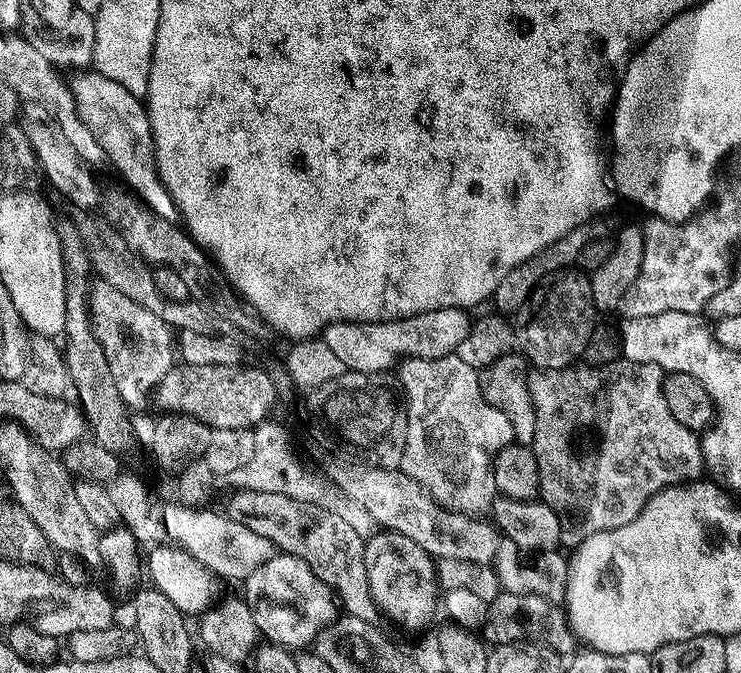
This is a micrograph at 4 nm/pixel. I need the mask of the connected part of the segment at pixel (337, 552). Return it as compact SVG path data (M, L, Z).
M237 491L226 514L256 534L266 537L281 553L304 559L314 574L332 587L345 613L363 622L377 623L380 615L370 598L366 579L365 537L356 532L345 515L288 498L282 494Z

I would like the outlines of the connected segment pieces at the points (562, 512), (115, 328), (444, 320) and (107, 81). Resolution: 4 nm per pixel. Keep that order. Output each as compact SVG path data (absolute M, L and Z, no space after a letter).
M623 358L609 364L595 366L580 362L567 368L541 368L529 371L528 389L530 390L530 398L534 402L534 418L536 419L536 429L530 447L538 462L538 478L540 479L538 496L543 503L548 504L559 514L560 543L565 549L575 548L590 534L598 534L602 530L626 526L626 522L634 522L634 518L638 516L642 506L646 504L653 493L660 492L661 489L674 484L701 479L705 467L700 449L700 436L693 429L682 426L682 422L676 421L674 414L670 414L670 409L666 407L666 398L662 398L662 382L665 375L664 369L656 364L634 362Z
M103 282L91 285L88 310L93 332L105 351L106 362L109 363L111 374L114 374L115 385L124 403L132 410L142 407L147 400L149 403L150 395L174 367L173 329L146 310L145 306L131 301L114 286Z
M447 308L446 310L430 310L426 314L414 314L410 318L391 320L390 322L374 322L373 324L347 324L340 322L325 328L322 339L326 346L338 358L342 358L342 366L349 372L384 372L387 368L395 369L405 360L433 360L443 356L451 356L462 340L472 329L473 321L468 320L469 313L462 308Z
M95 70L84 71L75 73L77 76L71 78L70 87L77 104L77 113L98 140L98 145L104 151L104 160L116 167L117 174L129 184L125 185L152 212L164 220L175 221L178 216L176 204L170 198L156 169L156 147L152 141L145 101L137 93L126 90L126 86L118 86L114 78L106 78Z

